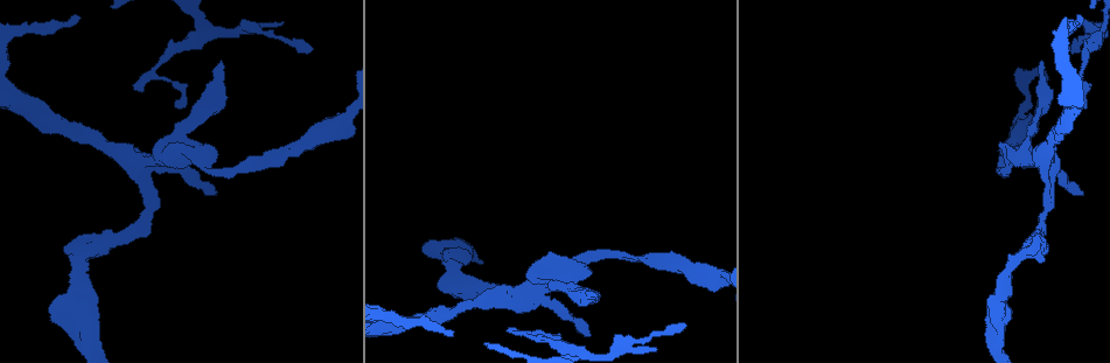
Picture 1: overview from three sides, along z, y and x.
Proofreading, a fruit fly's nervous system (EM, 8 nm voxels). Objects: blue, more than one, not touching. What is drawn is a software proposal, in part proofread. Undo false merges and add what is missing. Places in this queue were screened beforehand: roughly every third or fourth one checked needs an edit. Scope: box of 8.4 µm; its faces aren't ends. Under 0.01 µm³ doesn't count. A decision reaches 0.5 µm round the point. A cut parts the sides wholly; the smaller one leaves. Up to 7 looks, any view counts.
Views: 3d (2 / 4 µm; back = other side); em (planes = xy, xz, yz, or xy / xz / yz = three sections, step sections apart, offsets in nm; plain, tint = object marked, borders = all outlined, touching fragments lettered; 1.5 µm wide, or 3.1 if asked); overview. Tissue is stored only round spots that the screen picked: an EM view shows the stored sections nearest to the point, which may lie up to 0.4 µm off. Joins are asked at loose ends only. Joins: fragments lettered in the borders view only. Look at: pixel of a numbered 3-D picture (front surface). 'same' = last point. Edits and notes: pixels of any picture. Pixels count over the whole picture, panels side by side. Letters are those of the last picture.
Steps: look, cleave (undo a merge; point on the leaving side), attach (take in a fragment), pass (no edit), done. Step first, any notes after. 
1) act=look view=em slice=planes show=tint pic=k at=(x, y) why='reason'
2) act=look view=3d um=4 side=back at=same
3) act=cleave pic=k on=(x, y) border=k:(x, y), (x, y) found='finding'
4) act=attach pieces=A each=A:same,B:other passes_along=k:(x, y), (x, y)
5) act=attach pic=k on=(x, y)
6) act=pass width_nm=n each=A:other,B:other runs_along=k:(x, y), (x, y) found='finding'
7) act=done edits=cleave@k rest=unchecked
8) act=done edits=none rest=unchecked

act=look view=em slice=planes show=borders pic=1 at=(453, 333) why='thin end'

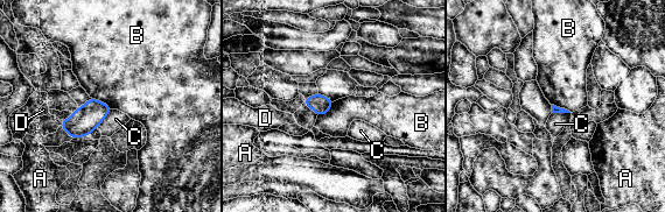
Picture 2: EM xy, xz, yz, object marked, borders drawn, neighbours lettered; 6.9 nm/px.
act=pass each=A:other,B:other,C:other,D:other border=2:(91, 97), (105, 103), (111, 108) found='none of them fits'

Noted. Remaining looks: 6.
act=look view=em slice=xy step=8 show=tint pic=1 at=(142, 163) why='abrupt turn'

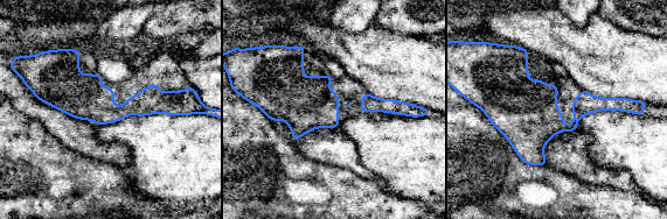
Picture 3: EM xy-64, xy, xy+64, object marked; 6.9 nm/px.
act=look view=em slice=planes show=tint at=same why='another direction'

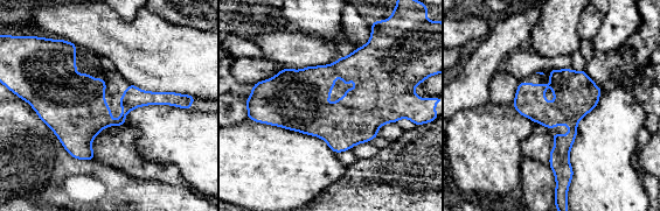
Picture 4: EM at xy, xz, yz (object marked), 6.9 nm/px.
act=look view=em slice=planes show=borders at=same

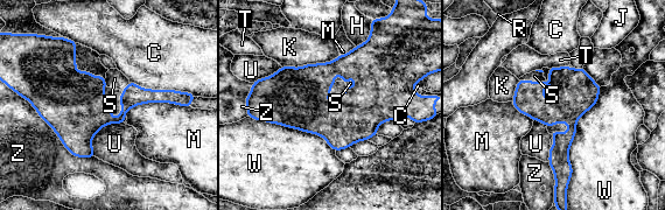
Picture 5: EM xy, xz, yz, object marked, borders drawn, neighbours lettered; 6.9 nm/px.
act=pass width_nm=300 each=C:other,H:other,J:other,K:other,M:other,R:other,S:other,T:other,U:other,W:other,Z:other border=5:(519, 78), (546, 82) found='continuous, no second neuron'

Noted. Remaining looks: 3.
act=look view=3d um=4 side=back pic=1 at=(133, 88) why='an open end'

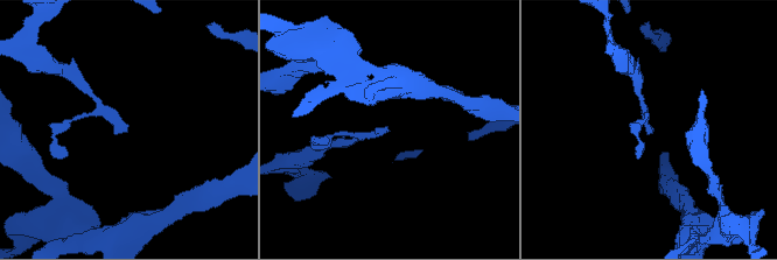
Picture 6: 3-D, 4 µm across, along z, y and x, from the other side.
act=look view=em slice=planes show=tint pic=6 at=(650, 131)

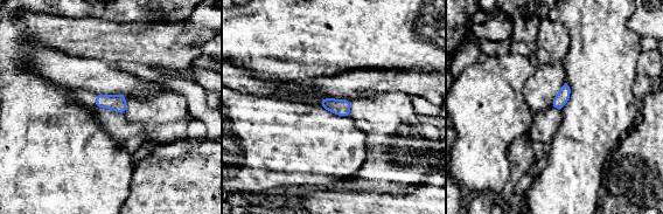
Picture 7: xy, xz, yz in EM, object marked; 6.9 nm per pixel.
act=look view=em slice=planes show=borders at=same

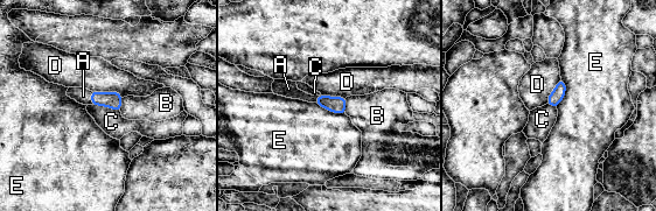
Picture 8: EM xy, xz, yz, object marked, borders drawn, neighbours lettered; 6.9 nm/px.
act=attach pieces=A width_nm=90 each=A:same,B:other,C:other,D:other,E:other passes_along=8:(111, 99), (91, 98), (83, 96) found='the neuron continues'

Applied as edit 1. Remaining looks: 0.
act=done edits=attach@8 rest=unchecked

